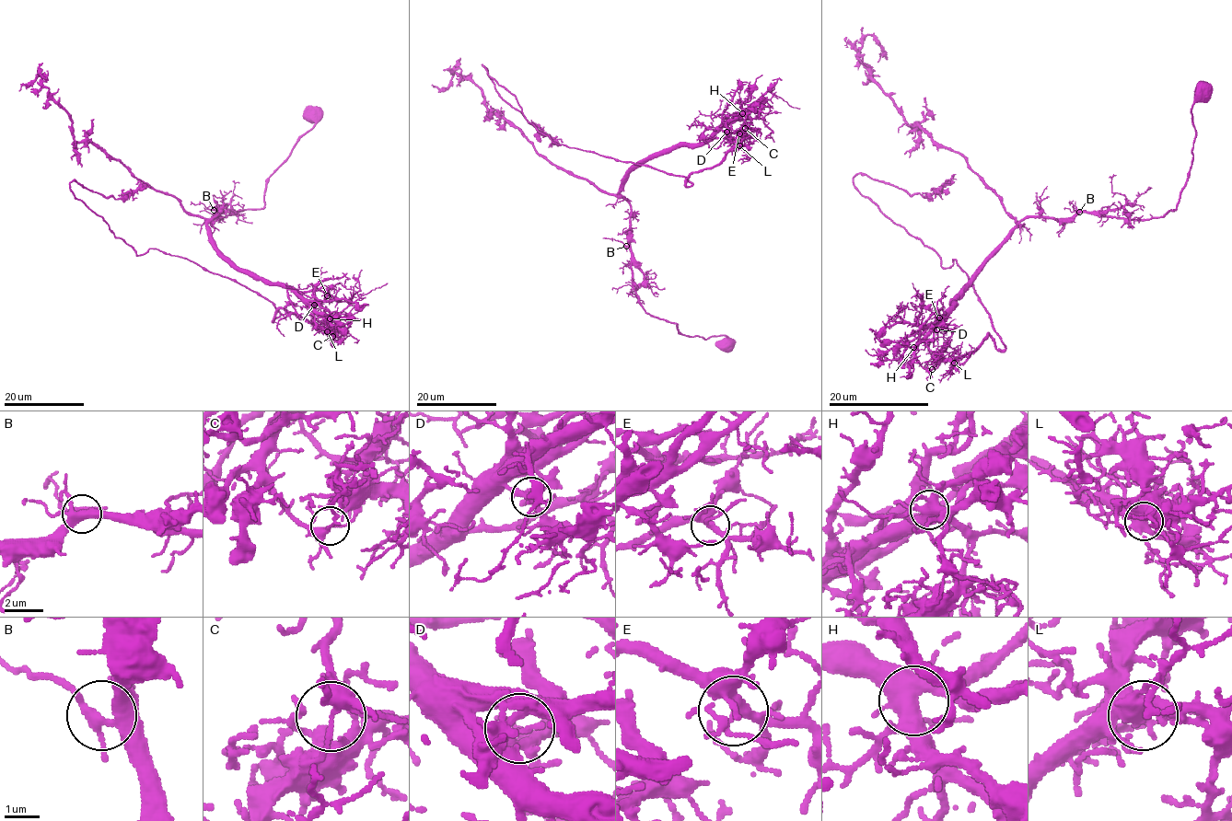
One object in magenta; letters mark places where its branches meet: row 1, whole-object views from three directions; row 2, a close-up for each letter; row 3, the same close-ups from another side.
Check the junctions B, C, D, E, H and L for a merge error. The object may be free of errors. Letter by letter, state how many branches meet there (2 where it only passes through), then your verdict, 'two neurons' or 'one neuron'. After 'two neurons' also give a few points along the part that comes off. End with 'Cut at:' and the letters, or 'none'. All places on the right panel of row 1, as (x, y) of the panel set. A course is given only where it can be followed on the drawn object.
B: 4 | one neuron
C: 7 | two neurons | (931, 369), (988, 334), (1005, 348), (954, 259), (941, 265), (854, 179), (865, 174), (924, 198), (950, 182)
D: 5 | one neuron
E: 6 | one neuron
H: 7 | one neuron
L: 6 | one neuron
Cut at: C

